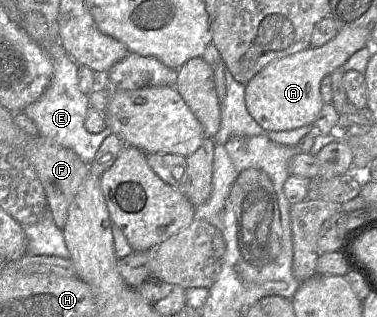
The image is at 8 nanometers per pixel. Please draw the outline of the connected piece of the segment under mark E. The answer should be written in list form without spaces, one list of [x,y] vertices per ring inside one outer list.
[[[42,43],[42,48],[52,59],[53,79],[43,95],[27,106],[23,113],[36,124],[39,135],[50,138],[61,146],[71,149],[82,161],[89,165],[104,139],[113,132],[108,126],[98,134],[89,133],[85,129],[84,121],[90,103],[89,96],[82,93],[78,87],[79,65],[59,43]]]

